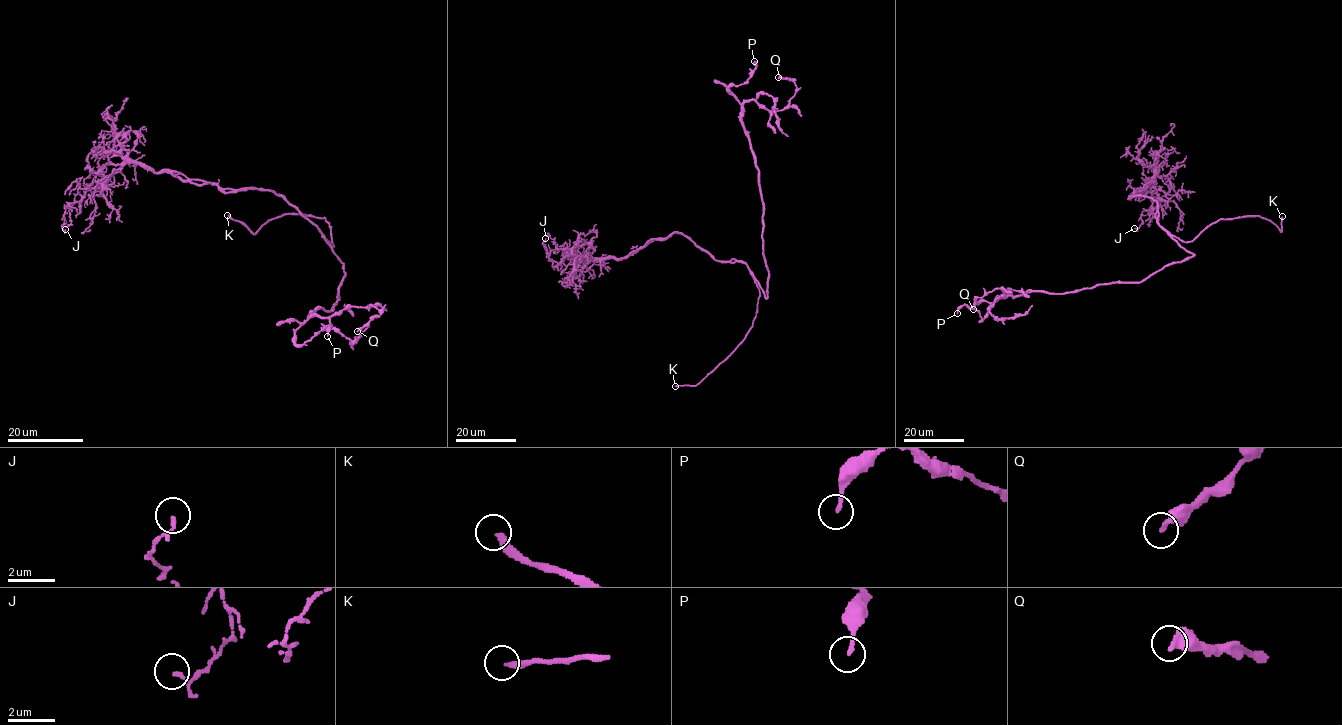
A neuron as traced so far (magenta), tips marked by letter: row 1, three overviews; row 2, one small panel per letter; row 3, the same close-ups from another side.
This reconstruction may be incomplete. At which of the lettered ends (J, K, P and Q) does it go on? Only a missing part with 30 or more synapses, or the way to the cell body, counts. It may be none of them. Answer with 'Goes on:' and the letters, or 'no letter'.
Goes on: K

